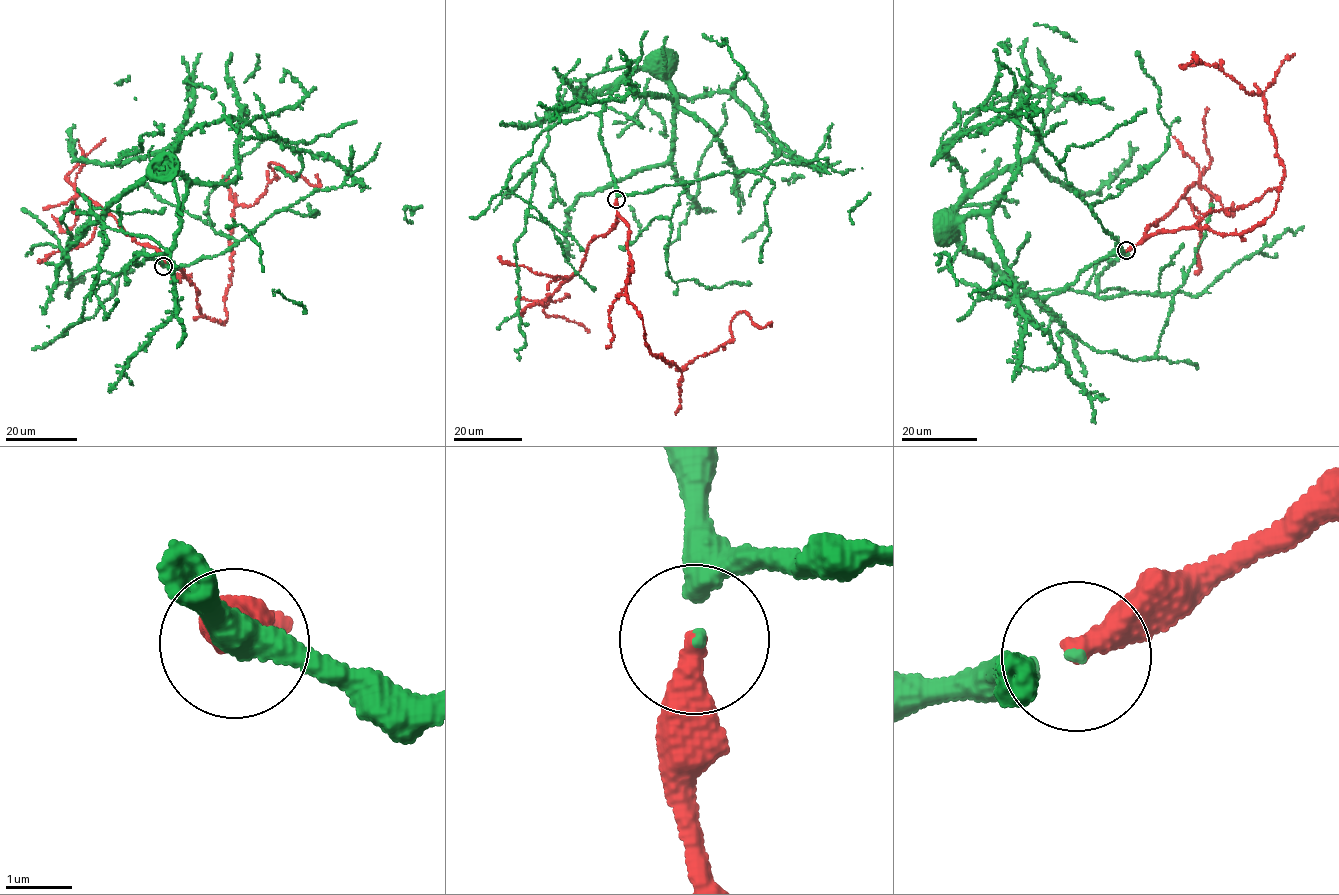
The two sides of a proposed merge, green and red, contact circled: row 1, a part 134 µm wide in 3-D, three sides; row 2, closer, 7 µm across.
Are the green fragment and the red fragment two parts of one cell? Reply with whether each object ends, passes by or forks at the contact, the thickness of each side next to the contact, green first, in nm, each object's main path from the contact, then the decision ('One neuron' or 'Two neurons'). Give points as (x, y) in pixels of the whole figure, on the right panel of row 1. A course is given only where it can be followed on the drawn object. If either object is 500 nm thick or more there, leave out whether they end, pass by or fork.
At the ring green ends. At the ring red ends. Thickness 190 nm (green) against 400 nm. Course of green: (1126, 250), (1040, 140), (1036, 109), (949, 142), (956, 238), (1031, 293), (1198, 295), (1304, 226). Course of red: (1126, 250), (1275, 208), (1263, 97), (1179, 66), (1194, 52). One neuron

